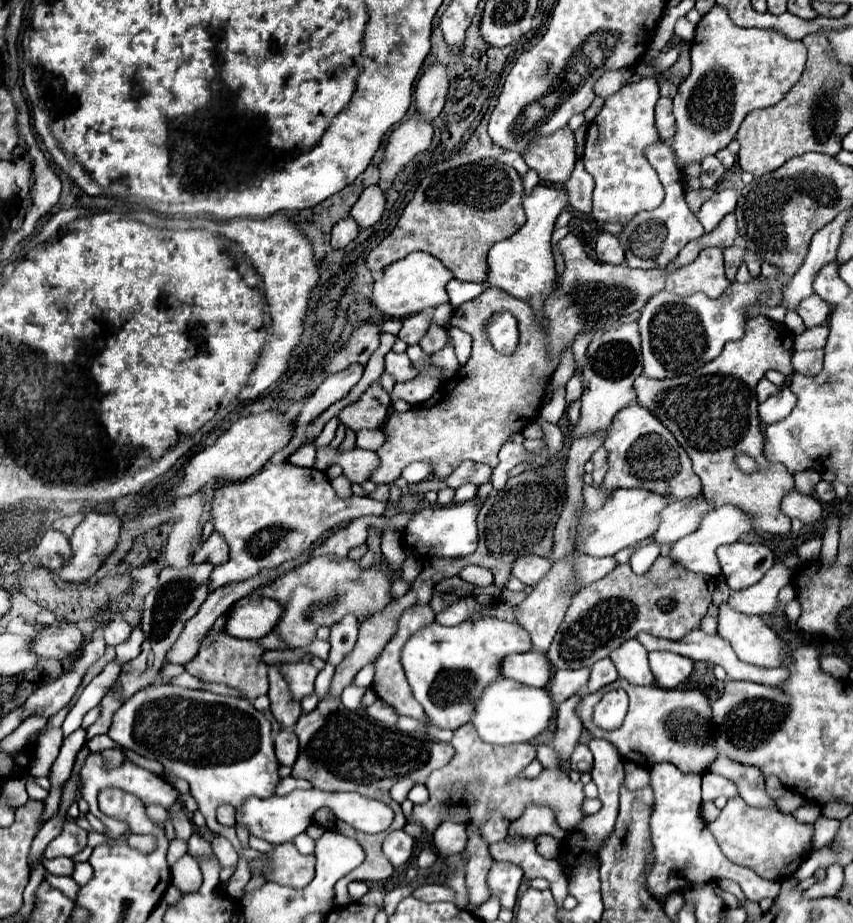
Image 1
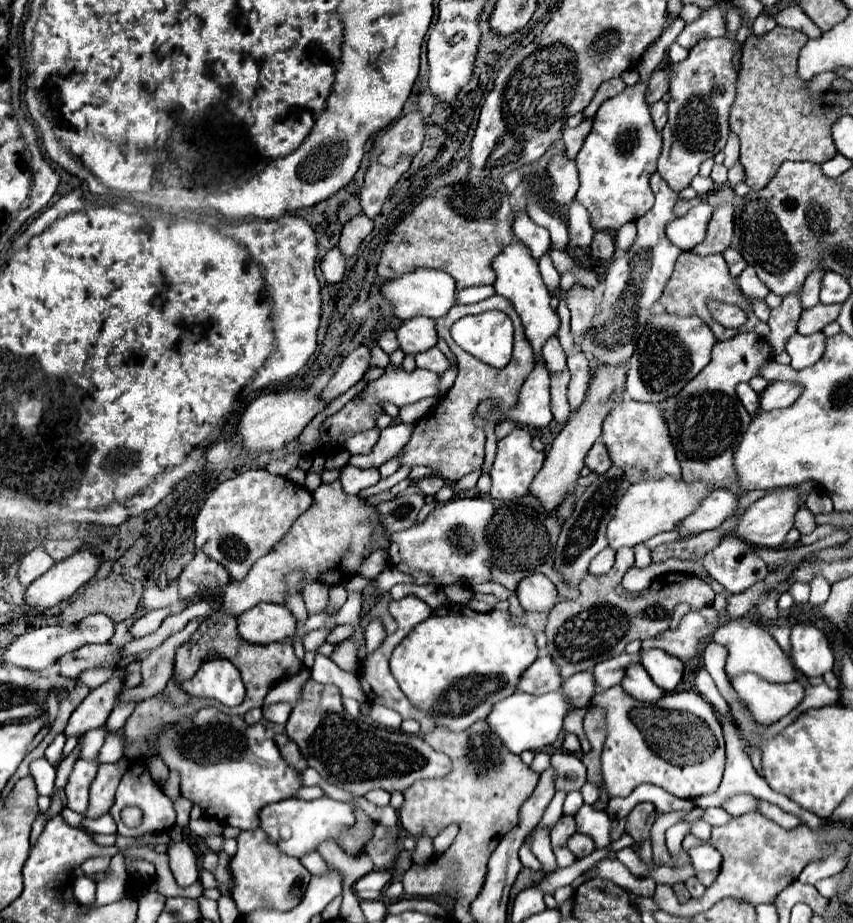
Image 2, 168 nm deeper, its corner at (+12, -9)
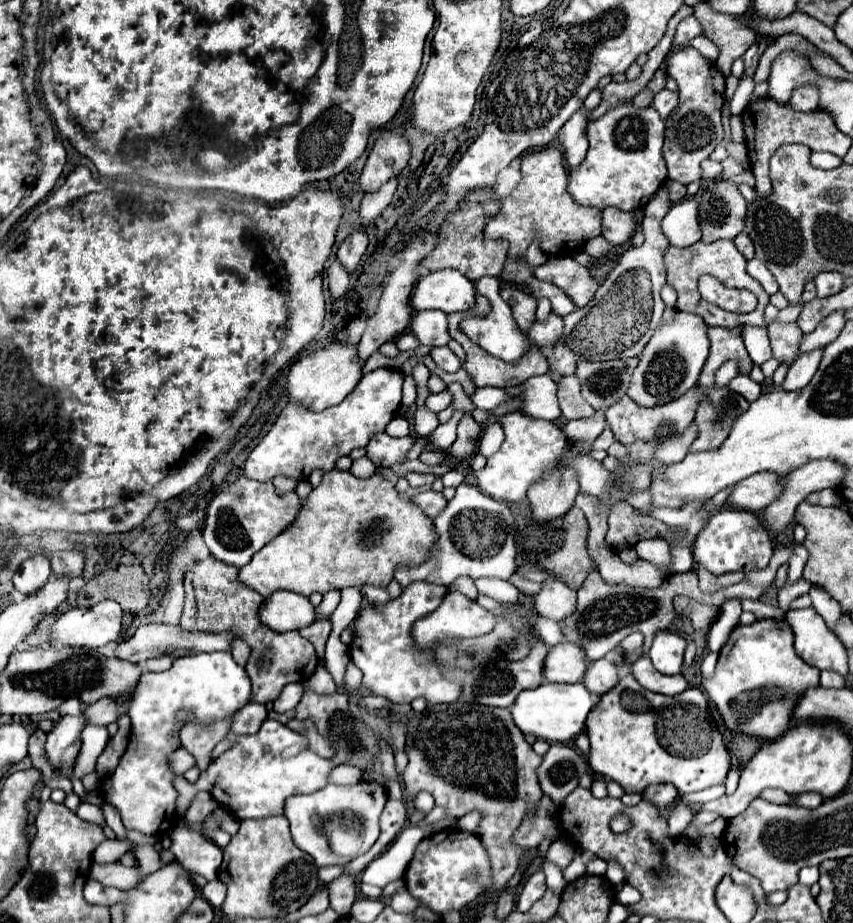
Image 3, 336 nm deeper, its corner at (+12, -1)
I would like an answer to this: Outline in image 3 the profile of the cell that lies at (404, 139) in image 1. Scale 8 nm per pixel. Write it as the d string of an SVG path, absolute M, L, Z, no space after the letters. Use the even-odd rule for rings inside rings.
M392 178L388 184L384 184L378 192L364 194L362 204L360 204L360 216L366 222L372 222L374 218L378 218L386 210L386 206L392 202L394 190L396 190L396 178Z

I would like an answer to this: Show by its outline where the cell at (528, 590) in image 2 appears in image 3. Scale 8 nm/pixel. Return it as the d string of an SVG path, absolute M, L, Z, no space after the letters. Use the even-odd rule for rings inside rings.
M544 582L540 594L534 596L534 608L540 616L560 622L576 610L576 590L568 588L564 582Z

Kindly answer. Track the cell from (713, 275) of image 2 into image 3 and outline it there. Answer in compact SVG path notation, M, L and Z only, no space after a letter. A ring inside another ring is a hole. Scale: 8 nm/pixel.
M716 240L716 242L710 242L710 244L696 242L692 246L688 246L688 248L674 248L672 246L664 254L664 262L666 262L666 270L668 270L668 284L678 292L678 302L676 302L678 310L702 316L708 326L724 326L724 328L736 328L736 326L746 326L746 324L764 326L764 308L766 308L770 296L764 292L760 282L756 282L746 272L746 258L736 250L732 240ZM702 274L712 274L712 276L716 276L720 282L724 282L730 288L746 288L746 290L754 292L758 296L756 312L750 312L750 314L726 312L726 310L702 300L702 296L698 292L698 278Z

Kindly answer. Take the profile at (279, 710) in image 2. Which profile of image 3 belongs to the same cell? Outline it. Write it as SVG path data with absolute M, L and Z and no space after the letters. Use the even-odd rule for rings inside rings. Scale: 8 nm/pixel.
M288 684L284 686L284 690L280 692L280 698L274 702L274 710L276 712L290 712L296 708L296 704L300 702L304 694L302 684Z

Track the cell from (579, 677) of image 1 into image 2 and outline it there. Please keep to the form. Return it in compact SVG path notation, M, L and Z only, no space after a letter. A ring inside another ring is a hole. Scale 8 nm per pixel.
M580 672L562 682L562 692L574 708L588 706L590 698L596 694L596 684L592 682L592 672Z

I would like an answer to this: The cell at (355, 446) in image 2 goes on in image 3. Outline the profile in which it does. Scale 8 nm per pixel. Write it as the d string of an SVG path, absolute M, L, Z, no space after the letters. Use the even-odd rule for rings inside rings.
M386 432L376 434L372 438L372 442L366 446L368 450L368 458L378 466L394 466L406 460L408 450L414 446L414 436L406 436L406 438L392 438Z

